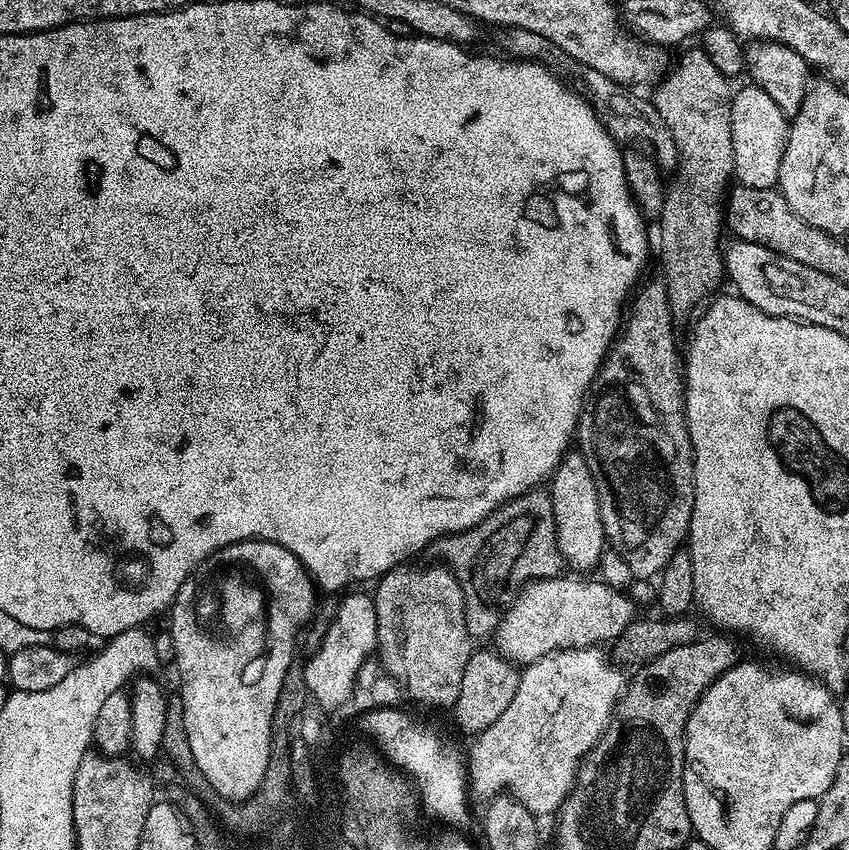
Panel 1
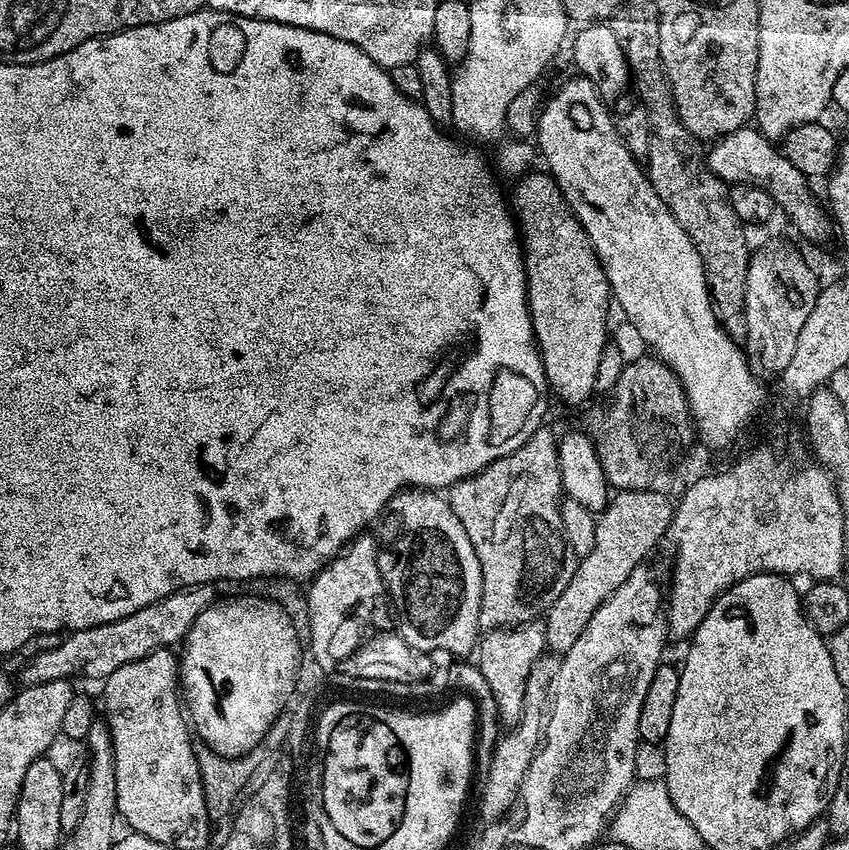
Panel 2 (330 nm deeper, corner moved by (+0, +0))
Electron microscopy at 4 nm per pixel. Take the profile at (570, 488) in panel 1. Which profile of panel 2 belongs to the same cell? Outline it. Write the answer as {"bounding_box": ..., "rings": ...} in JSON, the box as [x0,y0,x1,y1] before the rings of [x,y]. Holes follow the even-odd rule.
{"bounding_box":[510,171,610,404],"rings":[[[529,171],[529,176],[521,175],[520,181],[516,184],[512,196],[510,192],[510,204],[514,209],[514,219],[518,225],[518,231],[522,241],[522,251],[524,253],[524,273],[528,279],[528,313],[532,319],[532,335],[536,341],[536,346],[540,350],[540,361],[544,367],[544,377],[548,379],[548,387],[551,395],[556,396],[564,404],[584,404],[591,398],[592,392],[597,391],[596,379],[598,378],[598,362],[602,358],[602,350],[605,344],[609,343],[608,336],[608,304],[610,308],[610,289],[608,287],[608,279],[600,265],[600,259],[596,256],[596,251],[592,249],[590,238],[582,230],[582,226],[578,222],[578,218],[568,208],[568,204],[561,194],[559,186],[547,171],[541,172]]]}

